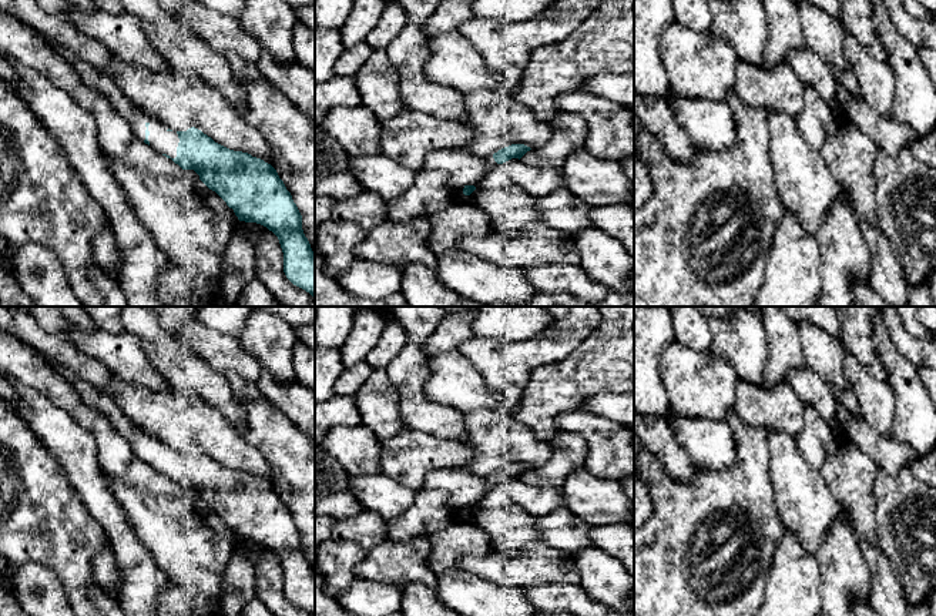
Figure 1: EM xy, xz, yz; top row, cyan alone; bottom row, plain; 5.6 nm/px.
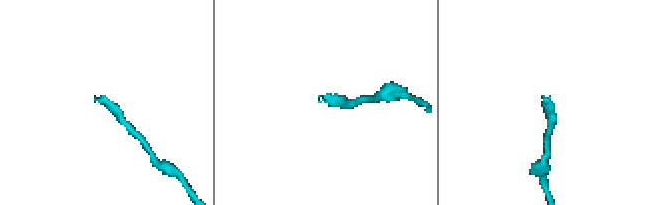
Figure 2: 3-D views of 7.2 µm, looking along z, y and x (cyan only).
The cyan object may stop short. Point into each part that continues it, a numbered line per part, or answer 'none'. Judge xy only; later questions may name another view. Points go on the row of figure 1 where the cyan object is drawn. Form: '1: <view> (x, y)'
1: xy (164, 141)

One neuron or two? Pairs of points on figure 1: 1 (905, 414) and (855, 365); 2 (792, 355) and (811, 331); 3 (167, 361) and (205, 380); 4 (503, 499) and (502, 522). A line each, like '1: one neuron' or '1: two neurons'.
1: two neurons
2: two neurons
3: one neuron
4: two neurons

